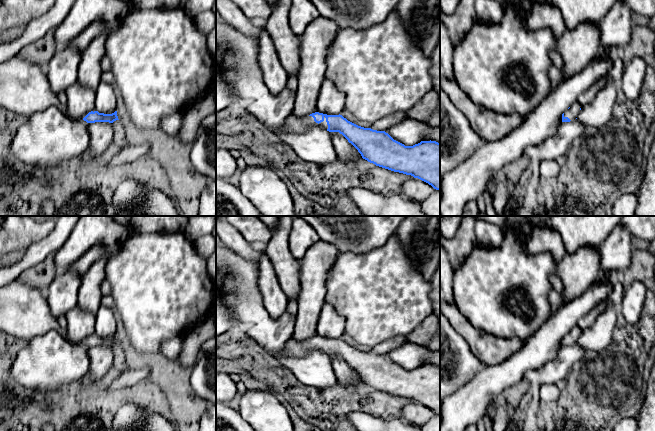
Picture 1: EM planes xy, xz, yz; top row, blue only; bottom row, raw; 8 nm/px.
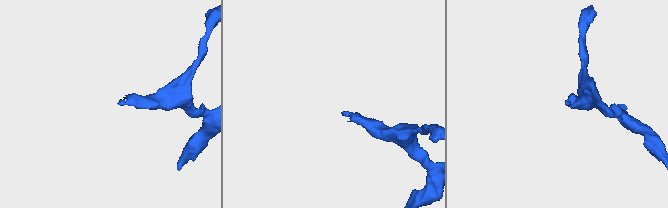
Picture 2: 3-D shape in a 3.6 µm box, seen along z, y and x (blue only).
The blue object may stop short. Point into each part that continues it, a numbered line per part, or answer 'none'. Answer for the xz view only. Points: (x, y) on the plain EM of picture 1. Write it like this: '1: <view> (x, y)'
1: xz (293, 348)

